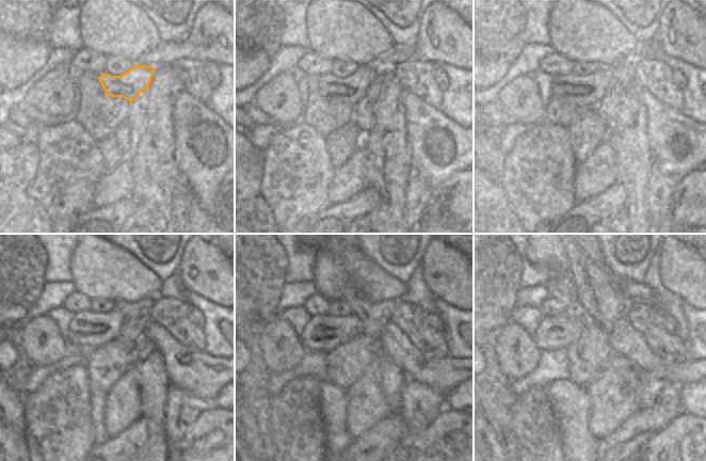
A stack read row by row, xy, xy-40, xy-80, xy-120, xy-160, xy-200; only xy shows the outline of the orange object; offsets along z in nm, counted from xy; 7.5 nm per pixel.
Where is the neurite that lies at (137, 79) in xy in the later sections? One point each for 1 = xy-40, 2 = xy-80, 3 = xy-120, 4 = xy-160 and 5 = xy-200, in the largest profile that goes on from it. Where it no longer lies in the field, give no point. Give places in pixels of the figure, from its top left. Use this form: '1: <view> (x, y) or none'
1: xy-40 (333, 88)
2: xy-80 (566, 86)
3: xy-120 (86, 326)
4: xy-160 (326, 327)
5: xy-200 (558, 328)

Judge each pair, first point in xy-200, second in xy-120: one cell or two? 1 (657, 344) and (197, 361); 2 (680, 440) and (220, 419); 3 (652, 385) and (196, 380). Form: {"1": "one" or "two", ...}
{"1": "two", "2": "one", "3": "two"}

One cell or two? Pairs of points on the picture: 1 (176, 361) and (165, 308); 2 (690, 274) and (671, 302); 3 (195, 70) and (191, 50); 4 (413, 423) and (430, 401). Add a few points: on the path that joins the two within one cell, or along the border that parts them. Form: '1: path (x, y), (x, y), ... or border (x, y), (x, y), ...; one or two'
1: border (151, 320), (163, 327), (178, 342), (193, 348); two
2: border (660, 275), (661, 283), (684, 300); two
3: border (205, 62), (192, 59), (176, 59), (169, 65); two
4: path (416, 417), (424, 407); one

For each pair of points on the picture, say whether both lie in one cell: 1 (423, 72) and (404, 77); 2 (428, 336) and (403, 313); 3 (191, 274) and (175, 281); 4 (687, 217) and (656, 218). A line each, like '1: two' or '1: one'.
1: one
2: one
3: two
4: two

